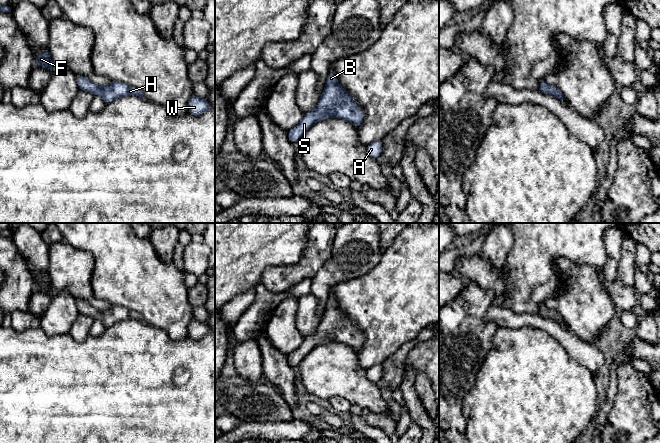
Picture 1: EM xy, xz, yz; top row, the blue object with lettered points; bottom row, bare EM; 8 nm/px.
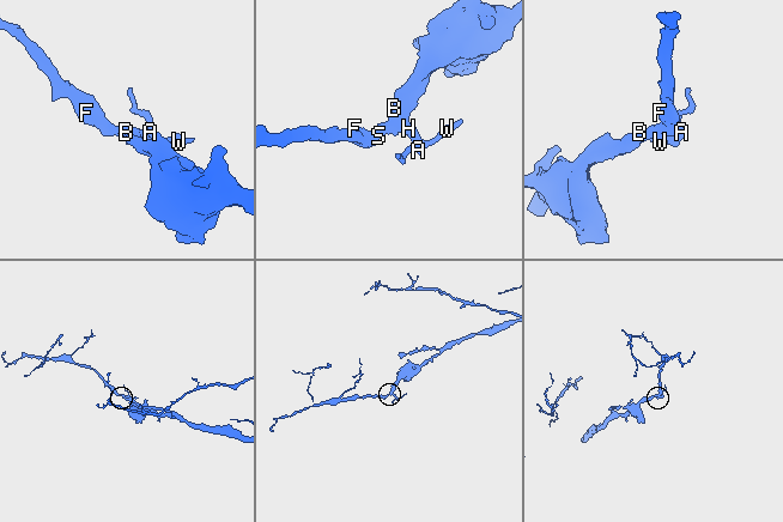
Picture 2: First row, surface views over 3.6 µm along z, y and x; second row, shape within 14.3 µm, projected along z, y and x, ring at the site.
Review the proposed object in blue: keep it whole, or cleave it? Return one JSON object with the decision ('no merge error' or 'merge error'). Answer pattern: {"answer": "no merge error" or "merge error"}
{"answer": "no merge error"}

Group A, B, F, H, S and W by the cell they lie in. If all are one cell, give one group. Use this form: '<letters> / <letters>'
A B F H S W

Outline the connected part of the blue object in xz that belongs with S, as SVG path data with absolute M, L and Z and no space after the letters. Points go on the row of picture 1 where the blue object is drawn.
M333 71L327 74L327 81L317 106L304 113L302 120L287 132L291 143L297 144L300 138L314 123L327 117L335 117L352 123L356 128L364 121L364 111L356 106L353 97L343 89Z

